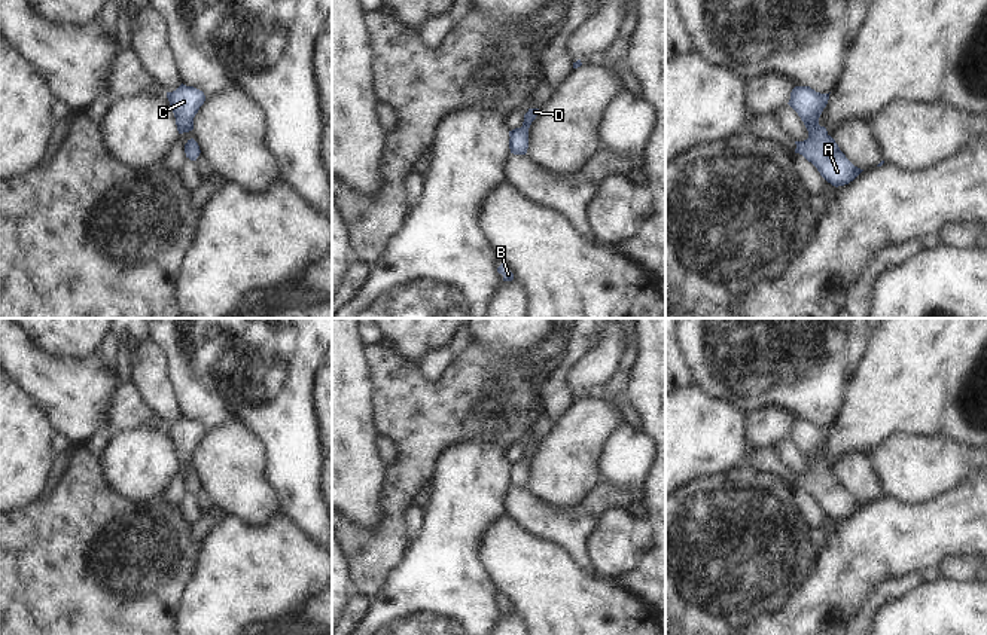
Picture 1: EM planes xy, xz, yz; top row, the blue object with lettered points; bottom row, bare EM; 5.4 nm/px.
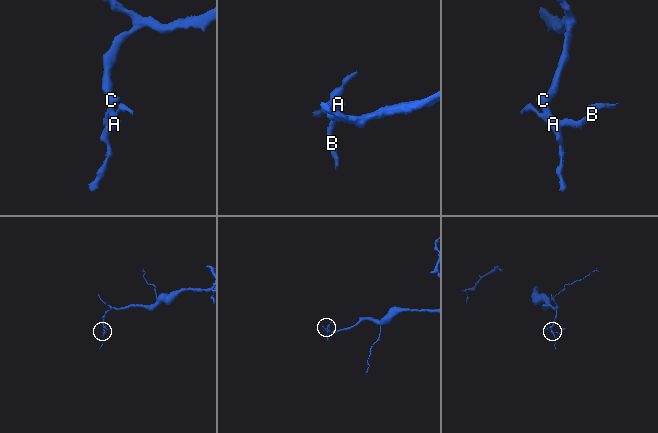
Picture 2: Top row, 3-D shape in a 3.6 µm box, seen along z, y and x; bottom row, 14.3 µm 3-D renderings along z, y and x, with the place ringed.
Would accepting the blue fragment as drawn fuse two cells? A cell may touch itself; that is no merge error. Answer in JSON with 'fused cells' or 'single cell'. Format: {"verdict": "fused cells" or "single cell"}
{"verdict": "single cell"}

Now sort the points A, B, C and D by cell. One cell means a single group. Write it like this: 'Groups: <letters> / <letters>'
Groups: A B C D

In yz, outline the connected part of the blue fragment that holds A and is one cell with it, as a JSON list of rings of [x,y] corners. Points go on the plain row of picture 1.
[[[795,419],[788,437],[798,446],[808,464],[807,473],[795,474],[795,486],[802,488],[828,516],[838,520],[853,515],[863,503],[855,500],[826,461],[819,458],[828,433],[829,427],[816,425],[810,419]]]

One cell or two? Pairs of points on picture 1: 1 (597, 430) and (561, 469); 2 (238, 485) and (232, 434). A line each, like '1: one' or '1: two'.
1: one
2: one

